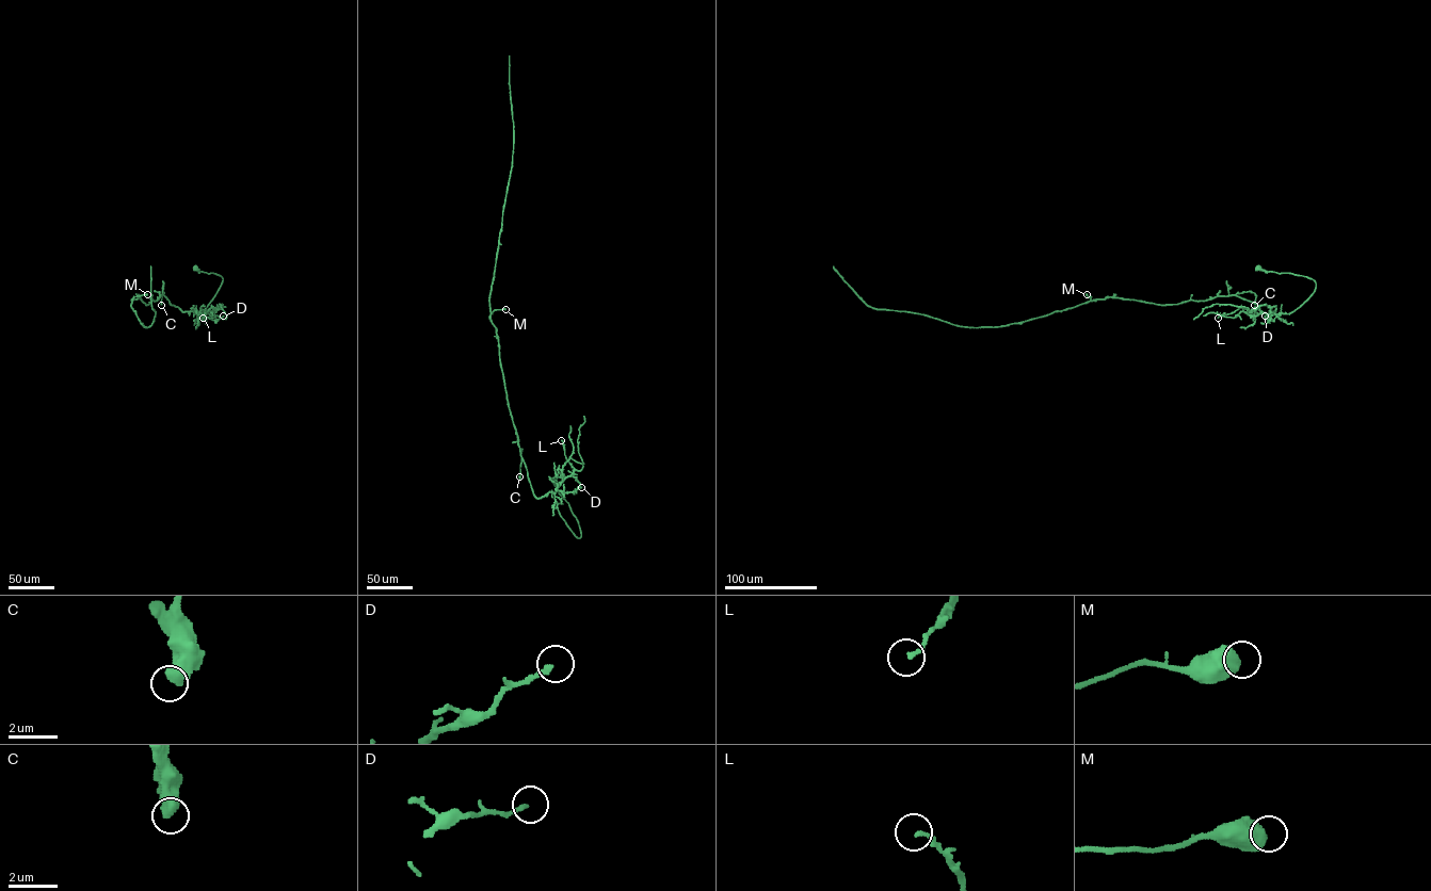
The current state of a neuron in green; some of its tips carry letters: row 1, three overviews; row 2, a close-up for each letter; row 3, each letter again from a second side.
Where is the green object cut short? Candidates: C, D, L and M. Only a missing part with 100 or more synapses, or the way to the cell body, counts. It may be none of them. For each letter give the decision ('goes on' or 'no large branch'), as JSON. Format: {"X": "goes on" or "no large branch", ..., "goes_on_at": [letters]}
{"C": "no large branch", "D": "no large branch", "L": "no large branch", "M": "no large branch", "goes_on_at": []}

